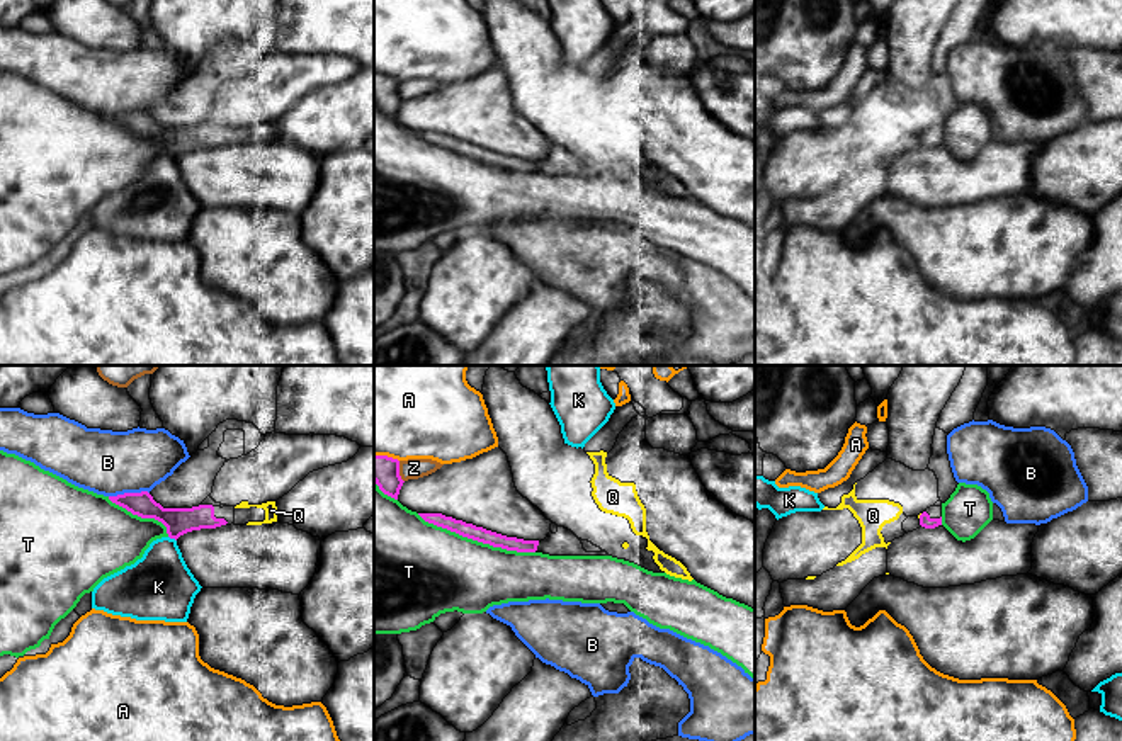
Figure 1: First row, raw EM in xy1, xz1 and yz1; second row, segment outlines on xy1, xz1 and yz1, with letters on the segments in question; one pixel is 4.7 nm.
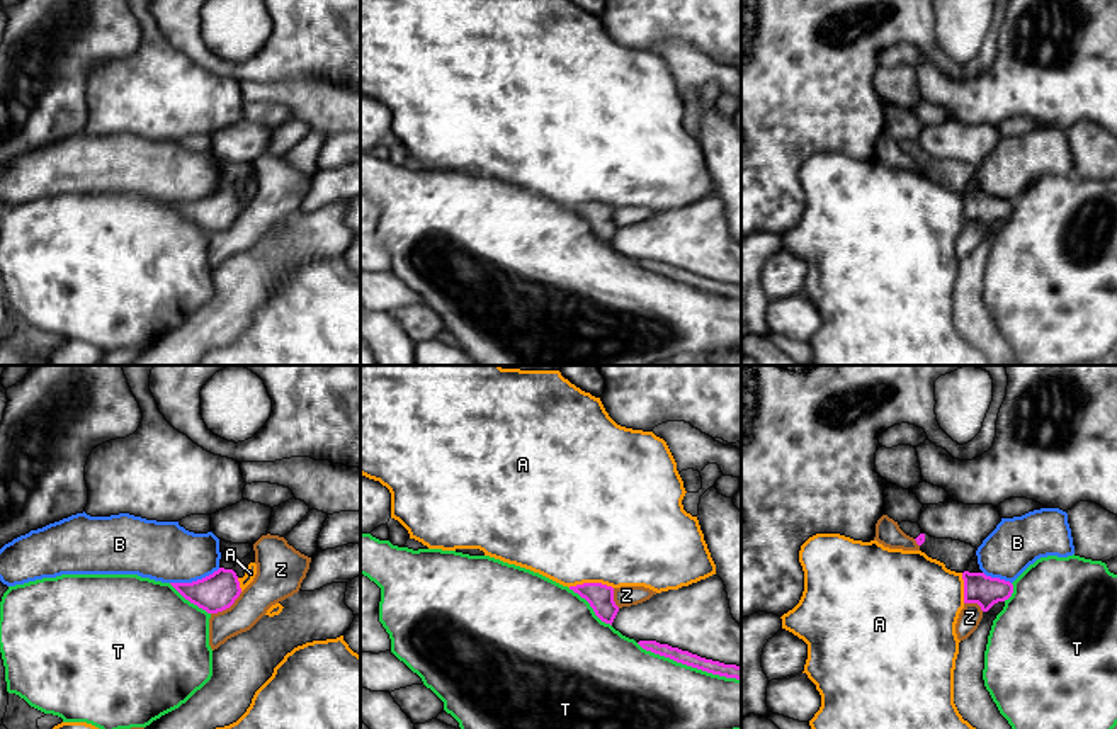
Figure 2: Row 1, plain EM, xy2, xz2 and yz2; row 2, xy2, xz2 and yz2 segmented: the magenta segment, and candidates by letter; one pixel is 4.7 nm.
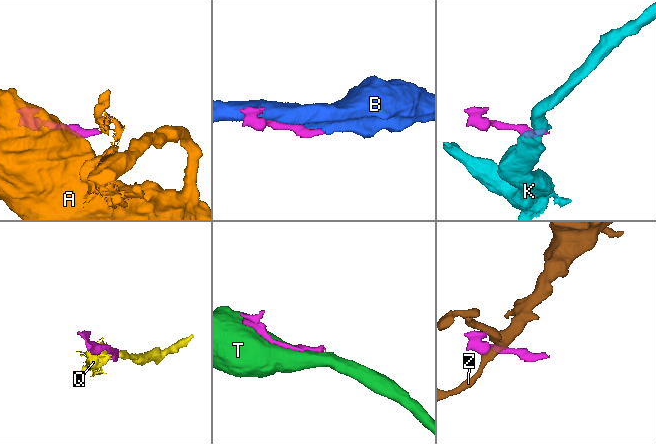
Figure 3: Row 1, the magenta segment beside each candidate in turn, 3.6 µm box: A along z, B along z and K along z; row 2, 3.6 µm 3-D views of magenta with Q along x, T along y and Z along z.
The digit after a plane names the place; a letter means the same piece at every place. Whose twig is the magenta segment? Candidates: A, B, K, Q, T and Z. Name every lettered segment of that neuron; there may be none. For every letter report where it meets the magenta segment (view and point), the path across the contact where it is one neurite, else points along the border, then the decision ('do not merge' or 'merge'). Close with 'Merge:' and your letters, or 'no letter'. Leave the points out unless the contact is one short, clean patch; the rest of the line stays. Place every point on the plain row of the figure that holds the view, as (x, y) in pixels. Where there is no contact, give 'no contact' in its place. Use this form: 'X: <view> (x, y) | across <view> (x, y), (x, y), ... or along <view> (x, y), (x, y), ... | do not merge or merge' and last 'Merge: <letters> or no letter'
A: xz2 (590, 203) | do not merge
B: xy2 (194, 201) | do not merge
K: xy1 (172, 157) | do not merge
Q: yz1 (920, 135) | across yz1 (925, 140), (920, 135), (920, 133) | merge
T: xz1 (476, 158) | do not merge
Z: xy2 (226, 226) | do not merge
Merge: Q

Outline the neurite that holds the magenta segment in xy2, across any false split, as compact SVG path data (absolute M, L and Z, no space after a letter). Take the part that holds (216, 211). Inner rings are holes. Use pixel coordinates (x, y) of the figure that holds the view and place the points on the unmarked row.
M219 187L213 194L192 202L170 202L185 219L206 229L218 233L230 228L240 216L241 207L233 189Z

